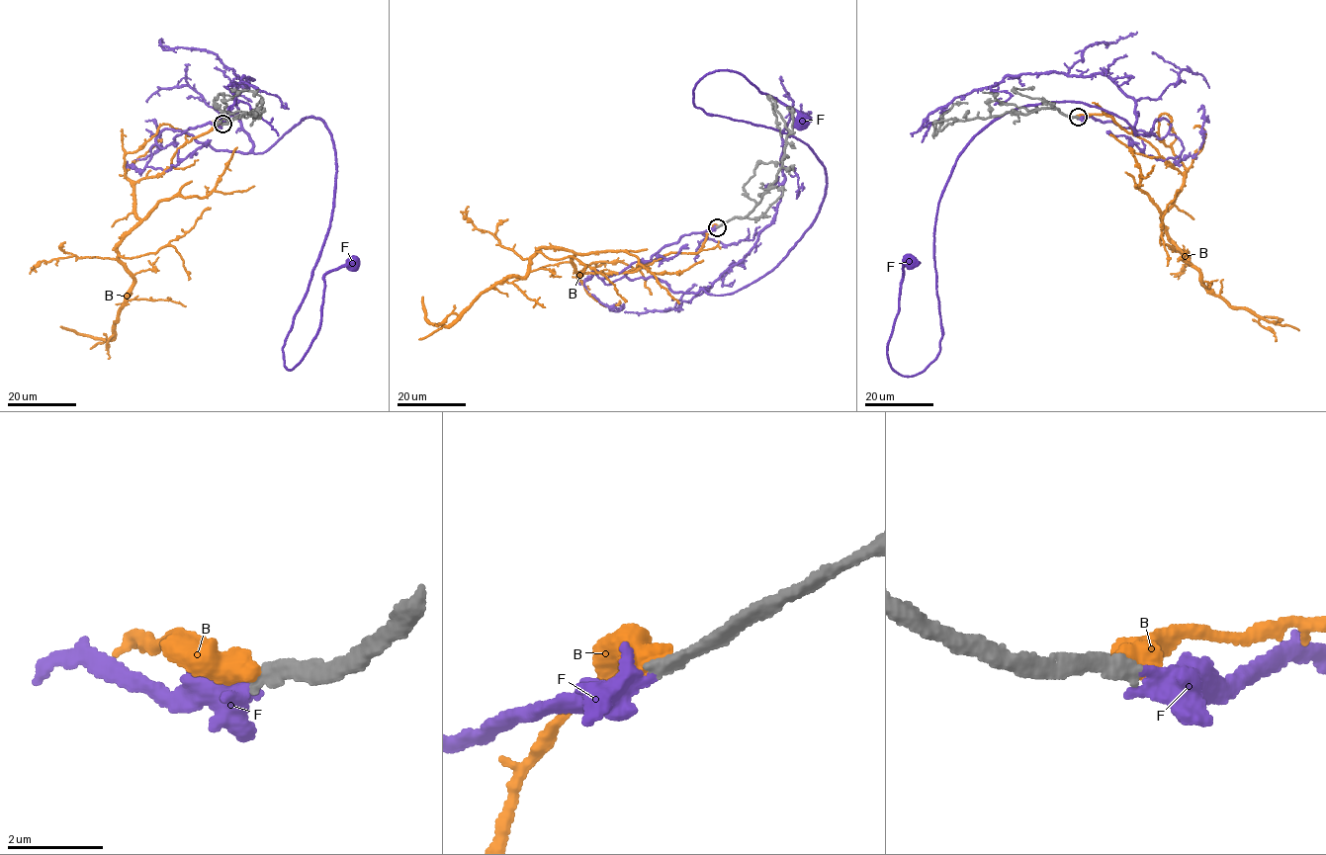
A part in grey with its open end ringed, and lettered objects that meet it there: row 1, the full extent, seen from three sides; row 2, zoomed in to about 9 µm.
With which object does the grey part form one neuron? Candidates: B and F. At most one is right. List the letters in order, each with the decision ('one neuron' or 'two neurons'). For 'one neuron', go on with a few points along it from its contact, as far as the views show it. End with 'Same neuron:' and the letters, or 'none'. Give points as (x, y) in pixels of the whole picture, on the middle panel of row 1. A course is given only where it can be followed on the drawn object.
B: two neurons
F: one neuron | via (717, 227), (626, 277), (738, 291), (826, 177), (696, 83), (736, 71), (802, 120)
Same neuron: F

